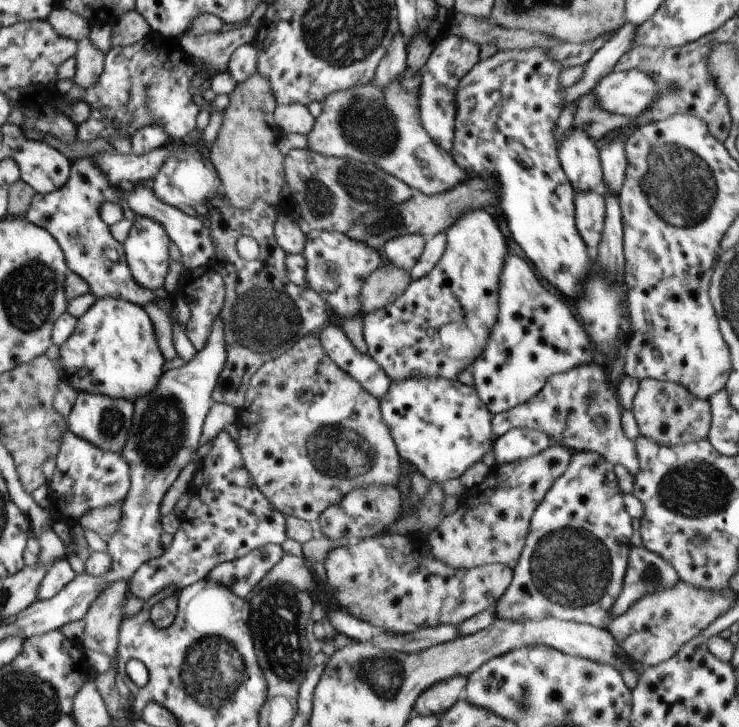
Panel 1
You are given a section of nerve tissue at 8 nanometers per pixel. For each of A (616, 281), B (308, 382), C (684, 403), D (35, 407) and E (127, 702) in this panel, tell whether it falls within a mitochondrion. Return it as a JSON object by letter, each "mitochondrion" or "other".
{"A":"other","B":"other","C":"other","D":"mitochondrion","E":"other"}

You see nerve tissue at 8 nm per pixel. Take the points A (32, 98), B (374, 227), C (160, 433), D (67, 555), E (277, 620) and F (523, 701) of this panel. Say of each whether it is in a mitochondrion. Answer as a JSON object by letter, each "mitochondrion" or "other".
{"A":"other","B":"mitochondrion","C":"mitochondrion","D":"other","E":"mitochondrion","F":"mitochondrion"}

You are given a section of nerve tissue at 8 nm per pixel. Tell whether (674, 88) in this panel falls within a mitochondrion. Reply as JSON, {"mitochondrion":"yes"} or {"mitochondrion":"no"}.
{"mitochondrion":"yes"}

